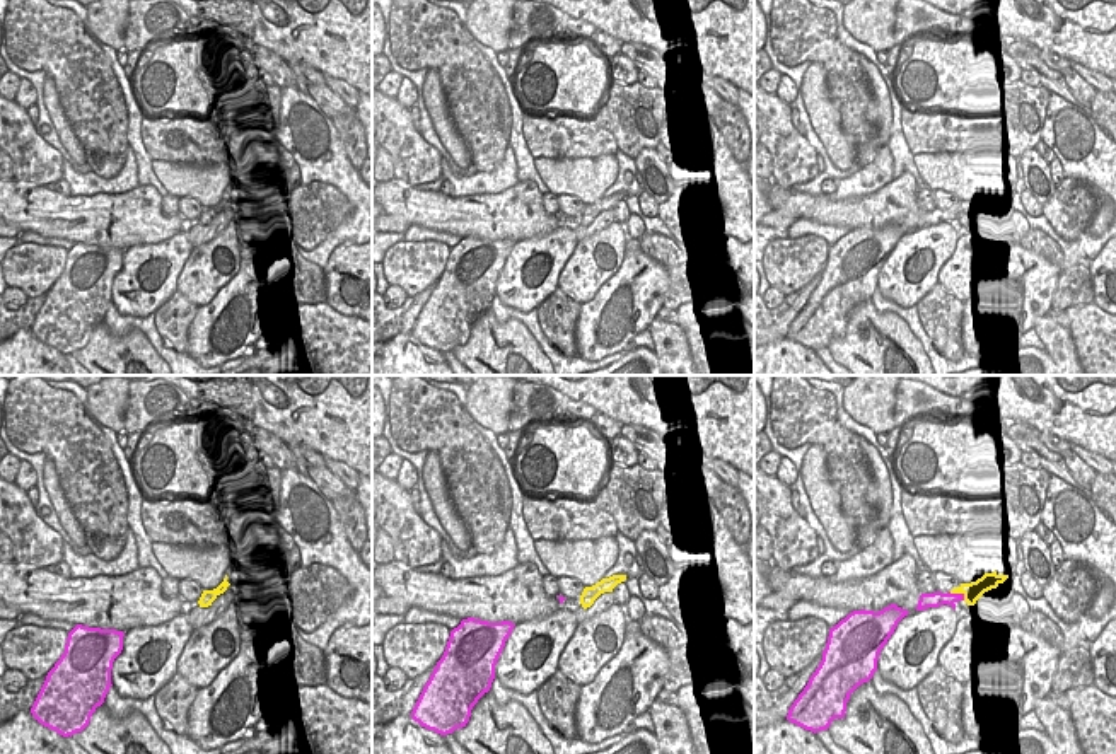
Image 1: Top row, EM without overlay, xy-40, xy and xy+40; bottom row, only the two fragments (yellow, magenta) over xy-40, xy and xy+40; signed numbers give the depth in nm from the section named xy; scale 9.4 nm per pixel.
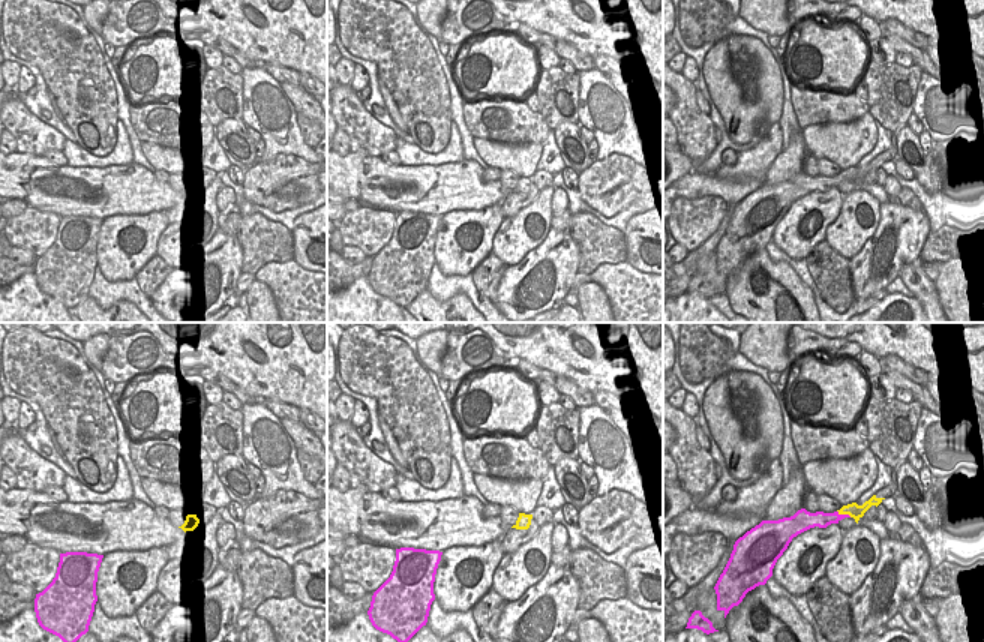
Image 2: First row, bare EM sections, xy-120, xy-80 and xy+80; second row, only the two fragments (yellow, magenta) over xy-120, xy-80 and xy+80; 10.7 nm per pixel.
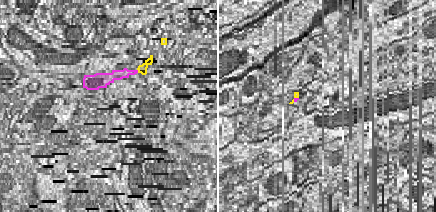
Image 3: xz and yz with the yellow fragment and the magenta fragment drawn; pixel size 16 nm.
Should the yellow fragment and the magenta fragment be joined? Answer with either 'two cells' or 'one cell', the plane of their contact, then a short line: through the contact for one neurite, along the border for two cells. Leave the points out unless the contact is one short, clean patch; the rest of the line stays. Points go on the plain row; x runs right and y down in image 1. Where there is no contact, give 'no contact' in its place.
two cells; contact in xy+40; line xy+40 (949, 210), (959, 210), (964, 217)

